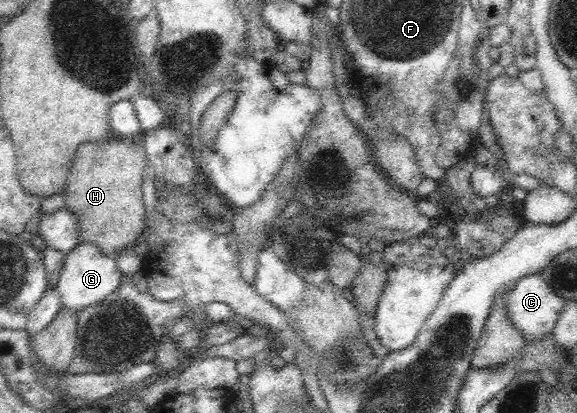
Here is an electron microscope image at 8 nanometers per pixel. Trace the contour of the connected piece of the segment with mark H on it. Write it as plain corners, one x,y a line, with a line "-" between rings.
128,137
116,138
114,142
84,142
78,146
68,174
68,182
62,192
65,196
65,207
77,216
81,243
92,243
102,254
112,256
141,241
147,223
143,201
143,176
147,166
144,144
134,144

